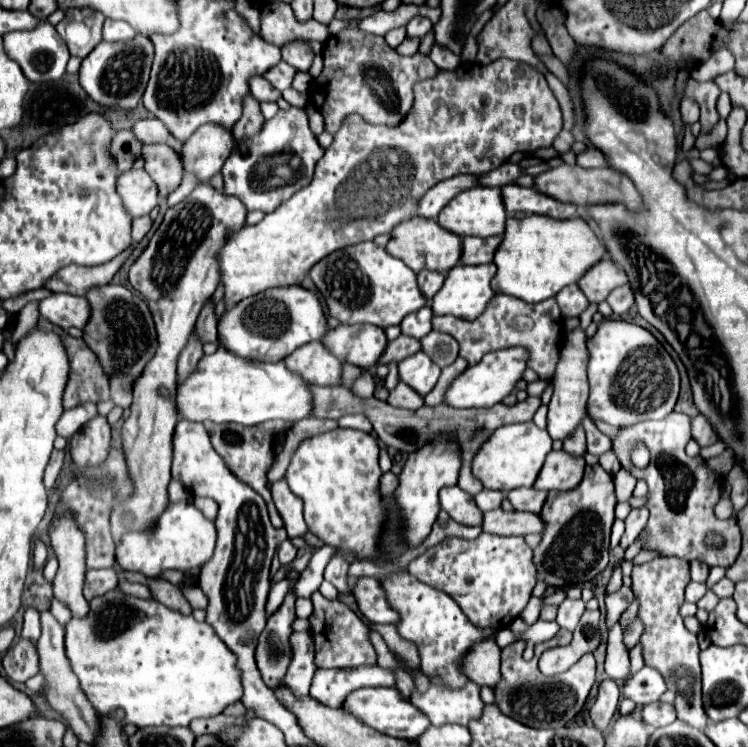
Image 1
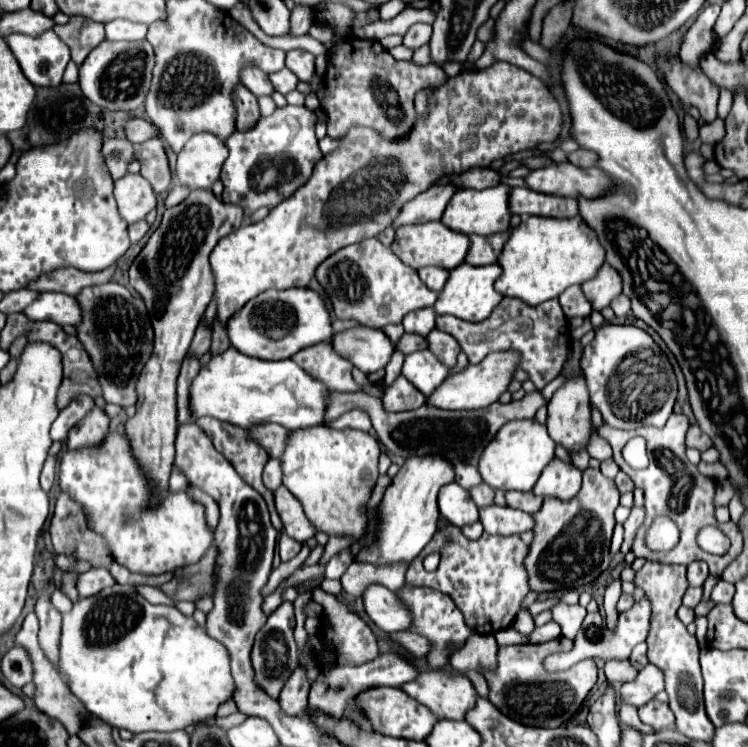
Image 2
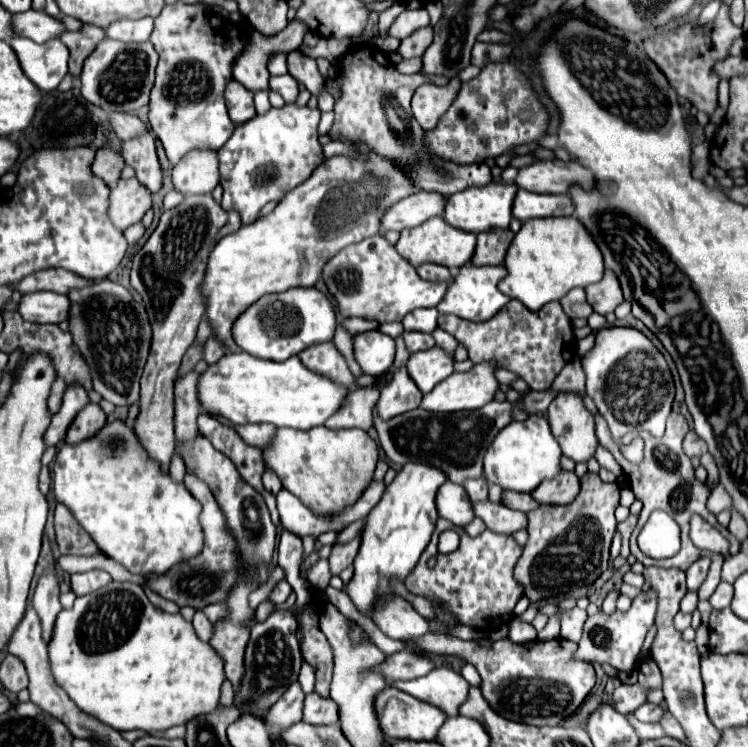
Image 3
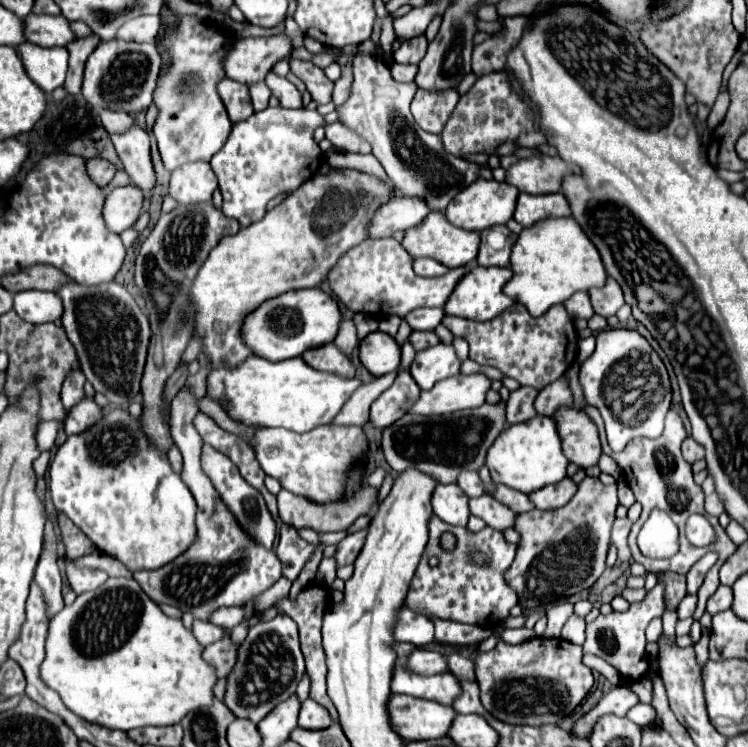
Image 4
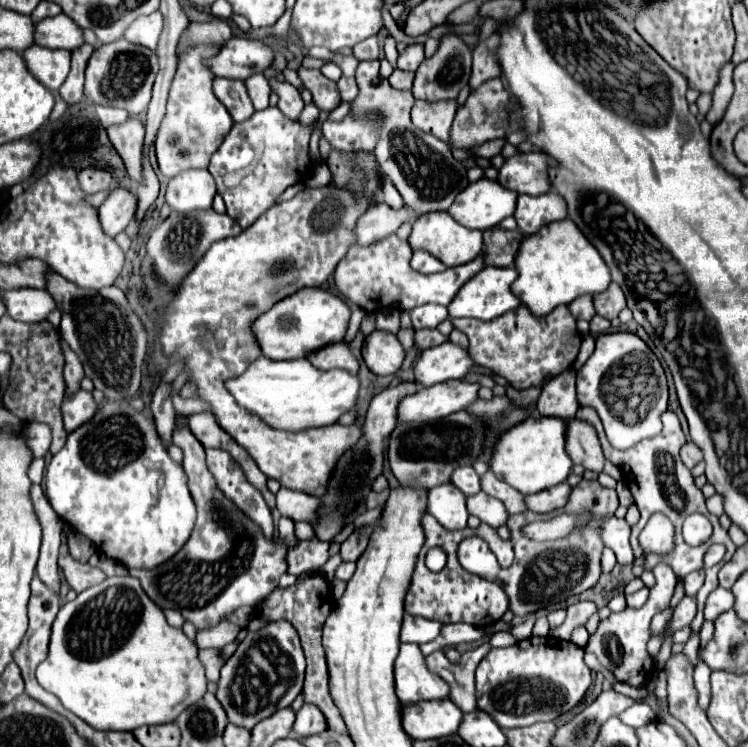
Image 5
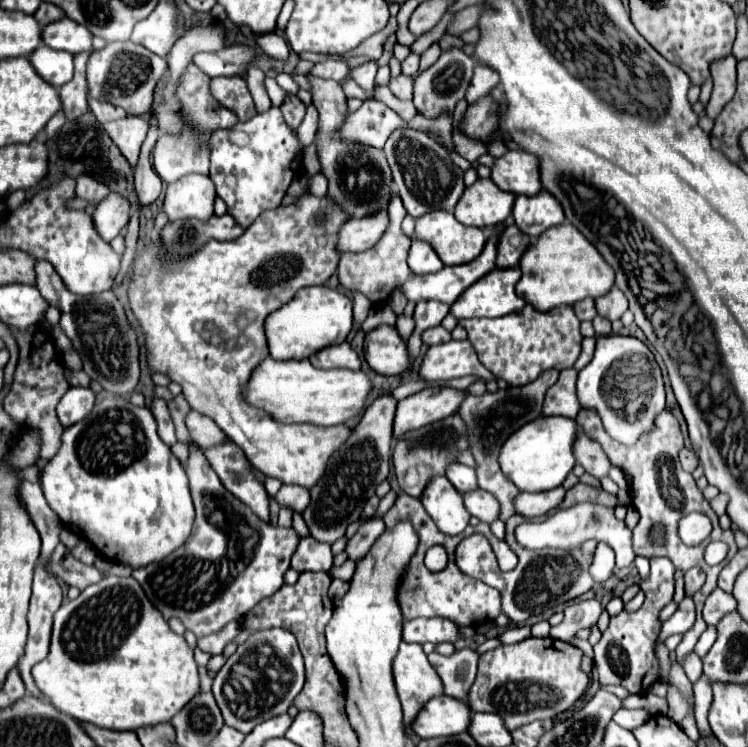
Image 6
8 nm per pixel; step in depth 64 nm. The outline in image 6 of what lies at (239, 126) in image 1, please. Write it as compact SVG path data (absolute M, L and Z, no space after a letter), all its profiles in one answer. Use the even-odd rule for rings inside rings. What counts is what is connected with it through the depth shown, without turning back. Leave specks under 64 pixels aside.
M240 76L212 78L210 80L210 92L222 106L236 112L236 116L242 122L256 116L254 100L252 100L252 94L250 94L244 78L240 78Z

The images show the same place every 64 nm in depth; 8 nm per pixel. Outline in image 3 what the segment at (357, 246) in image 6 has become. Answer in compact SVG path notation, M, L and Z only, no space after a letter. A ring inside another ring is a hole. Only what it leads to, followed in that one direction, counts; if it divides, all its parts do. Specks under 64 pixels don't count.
M414 192L412 196L402 198L394 206L390 206L380 218L380 234L388 230L402 232L404 228L414 228L426 222L432 216L440 216L444 212L444 198L430 192Z

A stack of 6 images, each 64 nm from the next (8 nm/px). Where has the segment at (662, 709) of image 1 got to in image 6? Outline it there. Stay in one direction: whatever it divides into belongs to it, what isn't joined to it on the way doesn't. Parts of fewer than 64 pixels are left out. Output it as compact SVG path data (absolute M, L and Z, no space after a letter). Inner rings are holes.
M618 710L616 714L614 714L614 722L616 724L620 724L622 728L628 728L628 730L634 730L636 726L640 726L640 724L644 724L646 720L650 718L650 714L648 714L648 710Z

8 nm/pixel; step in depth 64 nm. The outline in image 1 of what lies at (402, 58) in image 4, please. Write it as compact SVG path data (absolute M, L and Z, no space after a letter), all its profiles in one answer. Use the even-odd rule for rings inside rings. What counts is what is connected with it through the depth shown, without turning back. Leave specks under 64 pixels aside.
M416 18L416 20L412 20L408 26L406 26L406 36L408 38L418 38L418 40L422 40L428 32L432 30L432 22L426 18Z

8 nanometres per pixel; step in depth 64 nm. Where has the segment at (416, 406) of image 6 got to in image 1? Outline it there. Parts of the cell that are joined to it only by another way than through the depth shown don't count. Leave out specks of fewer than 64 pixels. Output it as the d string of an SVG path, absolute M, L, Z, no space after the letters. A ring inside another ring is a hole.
M520 346L504 348L496 352L488 352L478 364L468 366L446 390L444 404L452 408L488 408L496 402L502 402L504 396L508 396L514 390L514 384L520 380L524 368L526 368L528 352Z

